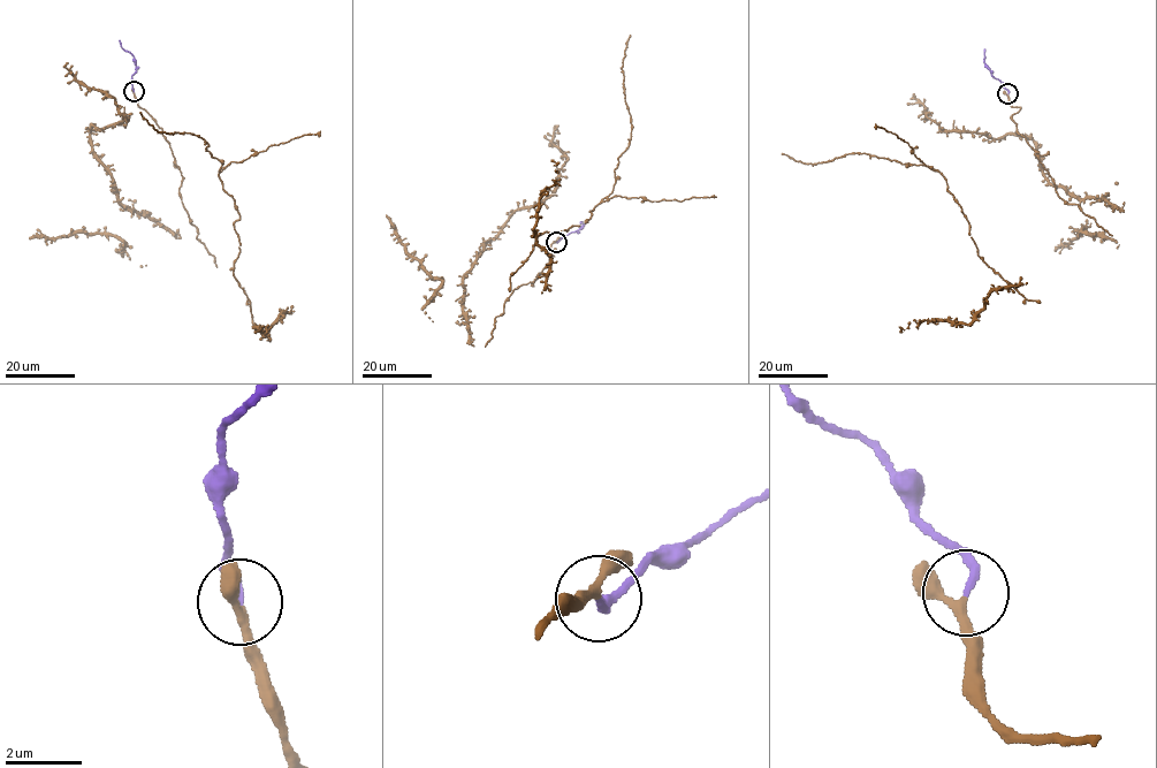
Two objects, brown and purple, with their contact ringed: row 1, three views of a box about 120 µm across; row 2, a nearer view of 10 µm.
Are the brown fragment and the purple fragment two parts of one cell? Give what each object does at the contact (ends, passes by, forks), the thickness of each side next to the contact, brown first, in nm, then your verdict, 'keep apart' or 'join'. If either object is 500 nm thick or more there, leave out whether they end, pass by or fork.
brown passes by; purple ends there; 200 nm thick on the brown side, 200 nm on the other; join

